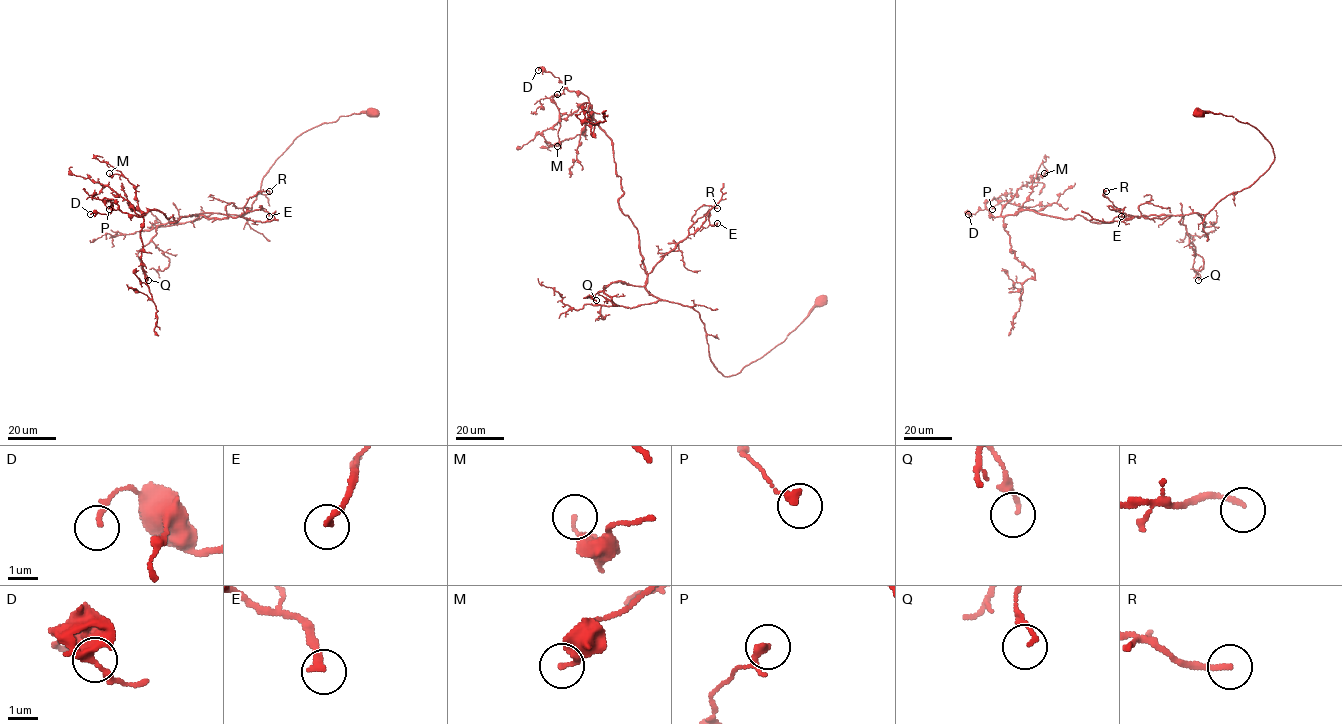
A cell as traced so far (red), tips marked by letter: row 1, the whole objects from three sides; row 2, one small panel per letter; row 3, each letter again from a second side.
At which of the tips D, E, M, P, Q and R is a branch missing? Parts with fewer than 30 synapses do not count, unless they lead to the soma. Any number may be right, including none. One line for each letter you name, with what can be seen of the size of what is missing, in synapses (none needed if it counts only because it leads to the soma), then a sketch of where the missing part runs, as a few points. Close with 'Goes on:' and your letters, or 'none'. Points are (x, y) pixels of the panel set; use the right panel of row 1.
Goes on: none

